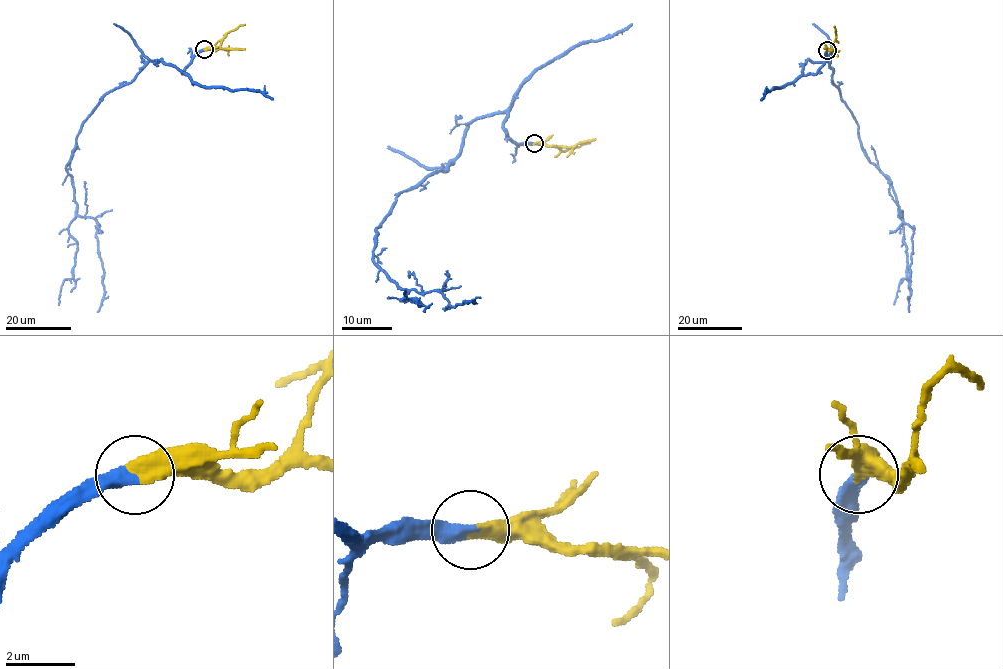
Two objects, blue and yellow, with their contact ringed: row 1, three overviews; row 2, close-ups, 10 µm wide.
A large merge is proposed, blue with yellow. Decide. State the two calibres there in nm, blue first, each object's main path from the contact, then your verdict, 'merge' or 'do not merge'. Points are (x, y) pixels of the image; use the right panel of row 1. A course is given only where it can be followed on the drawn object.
400/500 nm | blue via (827, 50), (816, 73), (801, 70), (808, 59), (827, 62), (862, 149), (913, 230), (909, 312) | yellow via (827, 50), (831, 50), (835, 40), (834, 25) | merge

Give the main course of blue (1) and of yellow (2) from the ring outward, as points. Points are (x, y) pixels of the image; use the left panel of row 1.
1: (205, 49), (186, 75), (149, 61), (81, 126), (65, 170), (77, 213), (100, 226), (97, 312)
2: (205, 49), (216, 49), (229, 32), (245, 24)

